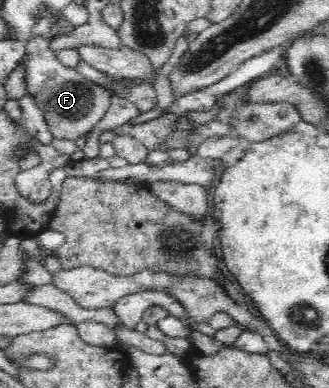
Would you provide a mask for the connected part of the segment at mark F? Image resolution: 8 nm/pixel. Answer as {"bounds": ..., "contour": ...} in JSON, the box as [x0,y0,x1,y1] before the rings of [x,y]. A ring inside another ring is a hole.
{"bounds":[25,35,112,141],"contour":[[[34,35],[26,49],[25,81],[28,95],[45,111],[44,118],[54,138],[76,141],[85,136],[107,111],[112,98],[110,91],[82,77],[75,68],[63,65],[51,49],[49,40]]]}

